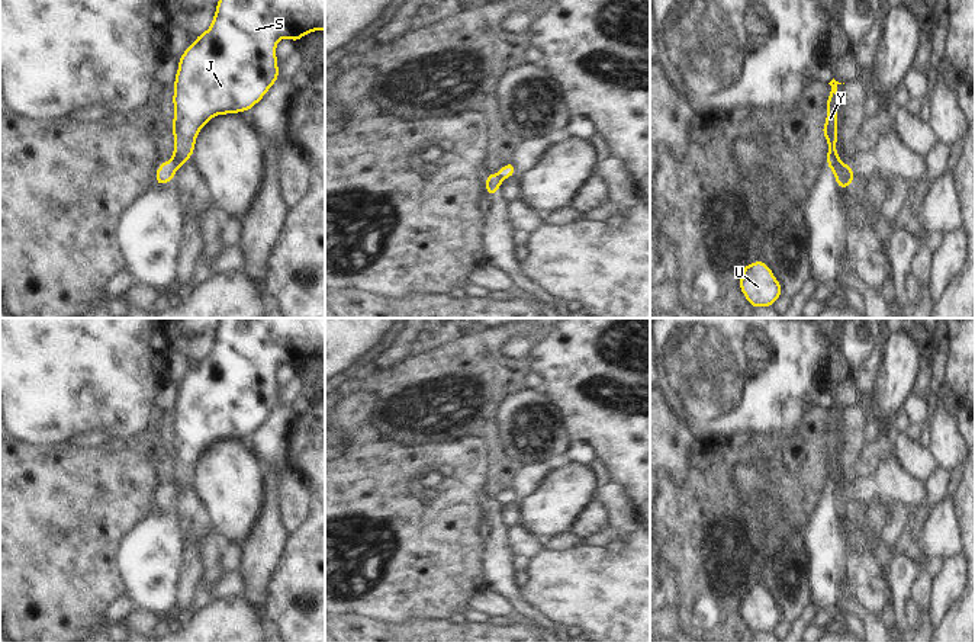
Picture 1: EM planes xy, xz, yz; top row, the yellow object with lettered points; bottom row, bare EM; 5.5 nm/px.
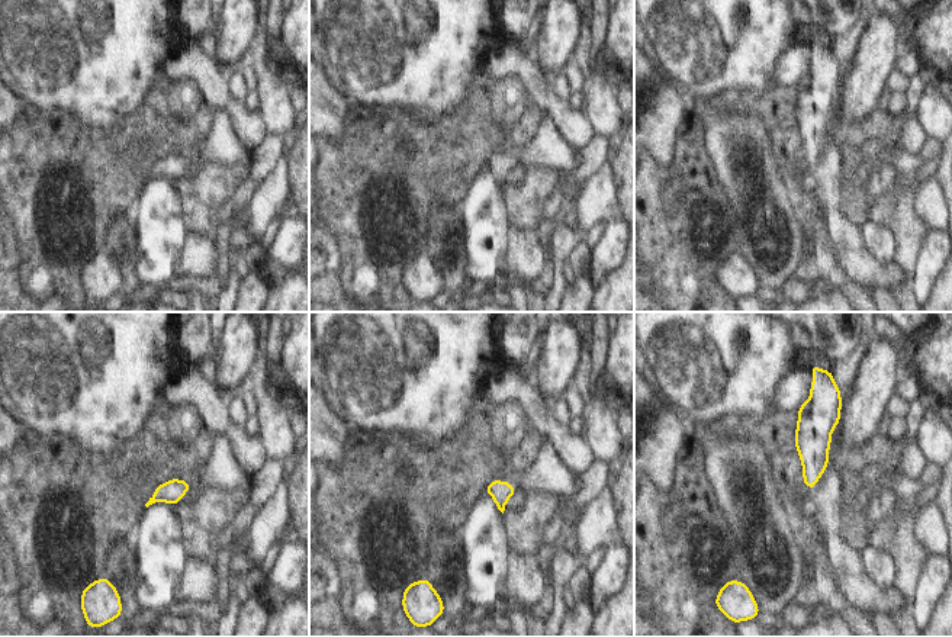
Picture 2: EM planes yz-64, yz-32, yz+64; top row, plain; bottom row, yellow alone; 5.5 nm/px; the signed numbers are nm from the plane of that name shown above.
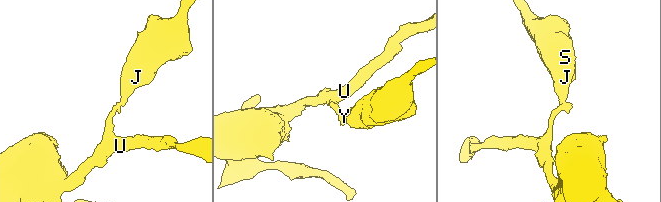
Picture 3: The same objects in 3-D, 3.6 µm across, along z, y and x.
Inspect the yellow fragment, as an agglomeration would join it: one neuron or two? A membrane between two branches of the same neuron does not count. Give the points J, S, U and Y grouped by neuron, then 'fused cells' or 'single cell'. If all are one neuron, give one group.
J S Y / U | fused cells

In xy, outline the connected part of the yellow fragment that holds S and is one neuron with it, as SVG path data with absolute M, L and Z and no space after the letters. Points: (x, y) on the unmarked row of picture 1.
M219 318L210 353L197 360L178 383L173 418L173 487L177 494L193 482L196 463L213 442L251 436L279 405L277 367L281 363L297 367L315 356L325 356L325 318Z

